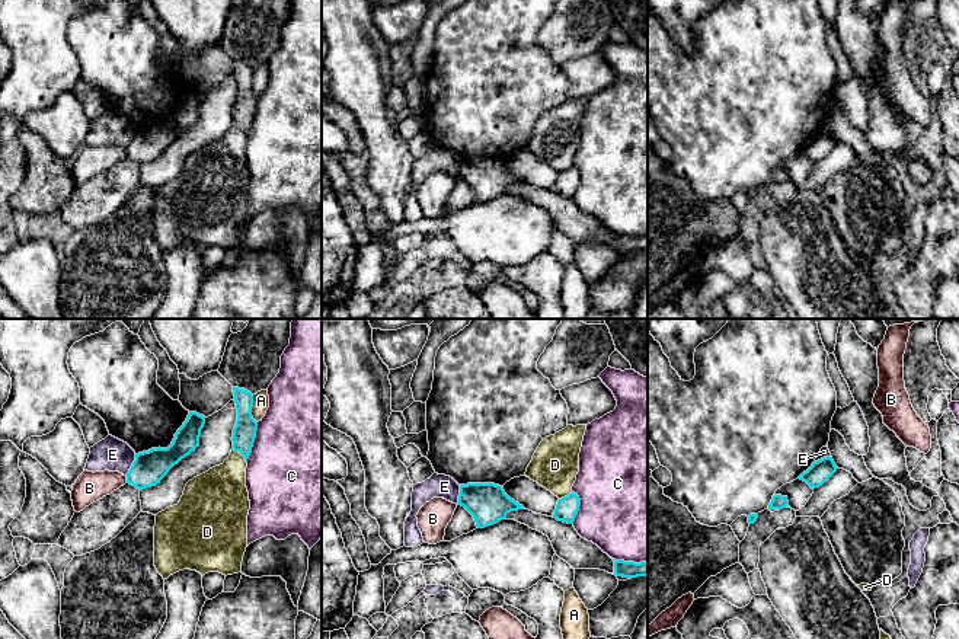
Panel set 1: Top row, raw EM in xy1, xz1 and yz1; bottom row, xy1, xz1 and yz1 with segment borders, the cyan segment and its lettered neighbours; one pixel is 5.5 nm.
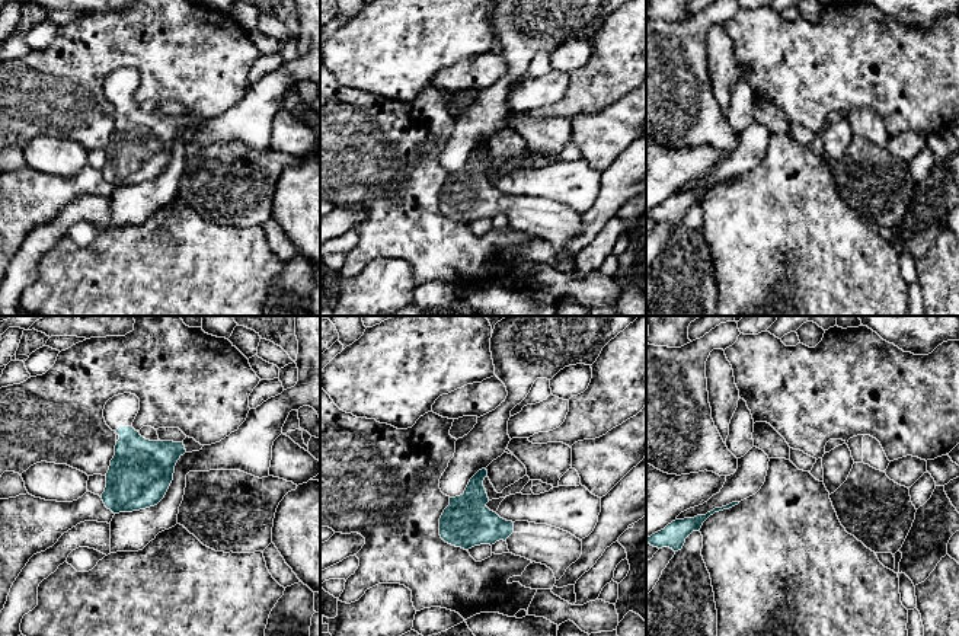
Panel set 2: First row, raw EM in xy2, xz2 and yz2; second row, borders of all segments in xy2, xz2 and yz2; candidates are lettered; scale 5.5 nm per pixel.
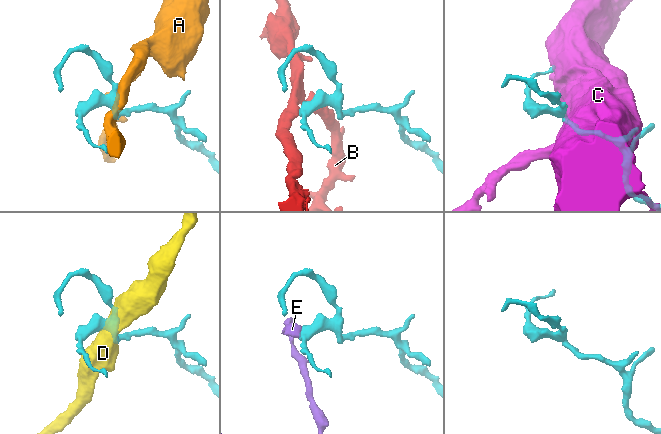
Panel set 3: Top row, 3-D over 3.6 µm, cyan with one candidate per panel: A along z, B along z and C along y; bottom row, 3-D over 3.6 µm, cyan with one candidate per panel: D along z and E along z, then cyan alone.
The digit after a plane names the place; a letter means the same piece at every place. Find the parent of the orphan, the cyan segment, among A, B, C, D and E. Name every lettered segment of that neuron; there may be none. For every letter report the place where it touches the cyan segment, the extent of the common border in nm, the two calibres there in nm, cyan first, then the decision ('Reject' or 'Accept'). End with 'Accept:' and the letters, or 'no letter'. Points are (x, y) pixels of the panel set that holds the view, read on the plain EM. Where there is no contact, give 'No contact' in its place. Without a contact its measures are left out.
A: Touches cyan at xy1 (251, 83). Shared border 160 nm. Thickness 130 nm (cyan) against 100 nm. Reject
B: Touches cyan at xy1 (127, 153). Shared border 40 nm. Thickness 190 nm (cyan) against 160 nm. Reject
C: Touches cyan at xy1 (253, 115). Shared border 240 nm. Thickness 130 nm (cyan) against 500 nm. Reject
D: Touches cyan at xy1 (239, 125). Shared border 110 nm. Thickness 130 nm (cyan) against 280 nm. Reject
E: Touches cyan at xy1 (133, 139). Shared border 130 nm. Thickness 190 nm (cyan) against 180 nm. Reject
Accept: no letter

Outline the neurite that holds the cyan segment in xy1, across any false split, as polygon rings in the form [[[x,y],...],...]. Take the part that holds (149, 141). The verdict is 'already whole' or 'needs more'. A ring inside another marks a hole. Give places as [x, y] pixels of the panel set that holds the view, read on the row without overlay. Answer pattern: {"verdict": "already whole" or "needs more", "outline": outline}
{"verdict": "already whole", "outline": [[[189,86],[183,99],[175,108],[167,122],[151,122],[135,128],[135,134],[127,147],[127,157],[143,164],[156,160],[178,138],[199,119],[201,103],[205,90]]]}

